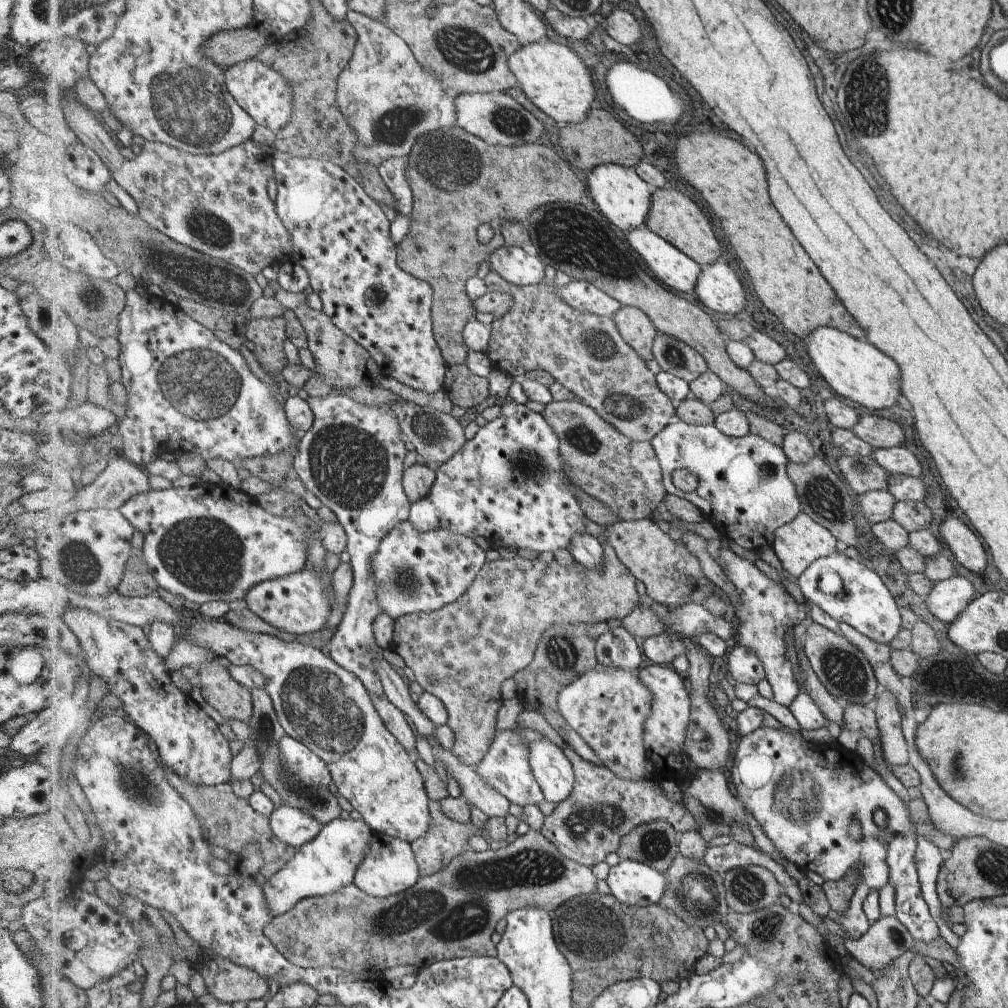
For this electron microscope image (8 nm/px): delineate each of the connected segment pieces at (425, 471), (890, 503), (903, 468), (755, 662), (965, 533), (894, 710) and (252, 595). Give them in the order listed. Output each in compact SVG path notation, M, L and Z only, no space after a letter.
M418 461L404 472L404 489L409 500L416 503L428 496L439 477L437 467Z
M887 489L869 491L859 496L859 510L871 524L882 523L893 518L895 502Z
M894 446L888 449L874 449L870 454L890 474L900 474L912 477L921 476L921 468L915 456L903 446Z
M741 644L731 646L727 659L730 671L737 682L759 684L766 678L766 670L759 655Z
M955 514L943 520L938 532L961 566L974 573L981 572L985 568L987 558L981 540L959 518L955 517Z
M881 689L874 703L883 755L889 766L908 765L907 742L901 733L902 718L891 692Z
M307 567L298 573L285 578L265 581L255 585L246 594L248 608L272 626L294 634L297 639L307 639L312 632L317 632L325 626L332 602L328 598L329 574L314 573Z

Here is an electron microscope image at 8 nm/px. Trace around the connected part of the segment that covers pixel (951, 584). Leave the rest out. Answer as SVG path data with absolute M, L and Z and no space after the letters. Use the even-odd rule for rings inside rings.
M953 576L934 583L924 597L924 605L941 622L955 621L973 600L973 587L964 577Z

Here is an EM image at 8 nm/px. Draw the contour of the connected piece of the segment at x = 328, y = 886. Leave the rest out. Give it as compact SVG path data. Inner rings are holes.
M335 819L325 825L317 838L296 850L284 869L264 882L262 887L273 916L278 917L293 910L307 897L327 895L351 885L373 836L372 828L365 821Z

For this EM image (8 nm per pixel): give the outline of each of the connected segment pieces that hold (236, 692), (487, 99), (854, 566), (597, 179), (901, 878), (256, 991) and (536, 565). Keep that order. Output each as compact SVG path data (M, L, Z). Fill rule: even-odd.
M217 662L199 667L201 691L206 702L227 720L240 720L249 724L254 715L252 690L232 677L230 670Z
M504 93L459 94L456 102L457 126L484 138L489 145L521 146L542 142L546 138L543 124L515 100Z
M835 553L830 557L821 557L797 578L800 590L805 595L806 600L813 601L828 612L837 622L846 622L860 633L864 634L875 642L889 644L893 636L899 630L899 613L893 600L893 594L881 580L881 576L873 570L869 570L865 564L861 564L858 559L851 559L843 553ZM833 571L843 580L845 596L837 598L831 594L825 594L819 588L819 580L823 572Z
M617 163L597 165L587 173L586 180L594 202L623 232L627 233L647 222L655 189L637 174L636 167L624 167Z
M897 835L888 848L888 865L890 866L890 883L894 888L894 917L907 928L913 938L919 942L933 942L941 938L937 923L929 914L927 904L922 897L921 887L915 872L913 853L916 841L906 836Z
M223 957L211 962L201 961L205 965L201 974L207 984L206 991L224 1003L238 1000L247 1003L269 994L269 982L253 969Z
M609 545L604 547L604 565L599 570L577 562L574 566L565 567L555 559L548 563L539 558L529 560L515 555L510 559L487 561L459 600L432 613L415 612L397 618L390 647L412 669L423 690L432 692L445 703L451 714L449 726L456 736L453 754L465 765L476 768L494 740L495 722L504 700L501 697L503 682L513 678L519 670L525 670L536 659L536 650L546 630L555 624L593 625L609 618L622 620L628 617L641 605L641 597L635 588L637 579Z

